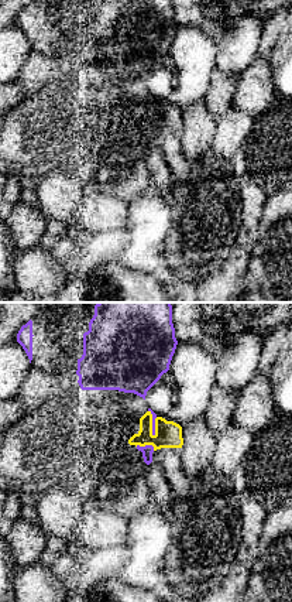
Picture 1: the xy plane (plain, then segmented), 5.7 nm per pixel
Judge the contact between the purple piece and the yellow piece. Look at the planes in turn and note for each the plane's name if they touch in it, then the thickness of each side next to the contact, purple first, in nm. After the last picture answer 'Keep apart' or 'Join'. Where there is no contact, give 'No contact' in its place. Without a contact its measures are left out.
Touches purple in xy. Thickness 70 nm (purple) against 160 nm

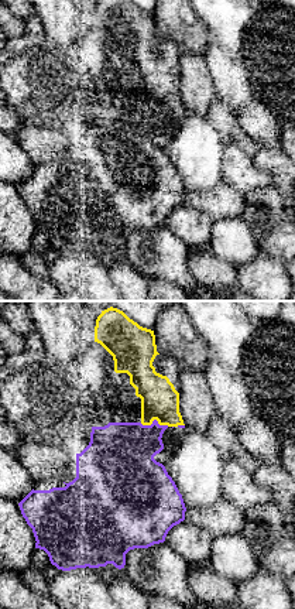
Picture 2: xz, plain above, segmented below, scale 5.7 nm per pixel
Touches purple in xz. Thickness 340 nm (purple) against 220 nm

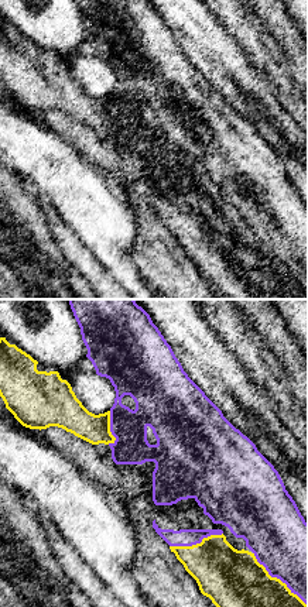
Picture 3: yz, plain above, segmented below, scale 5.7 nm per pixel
Touches purple in yz. Thickness 380 nm (purple) against 400 nm

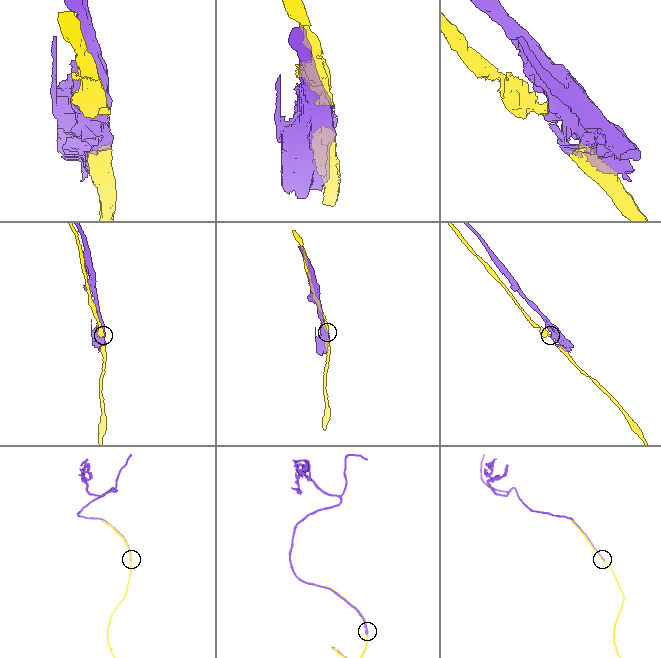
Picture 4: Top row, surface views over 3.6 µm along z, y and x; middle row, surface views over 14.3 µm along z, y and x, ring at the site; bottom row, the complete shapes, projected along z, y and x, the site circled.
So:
Keep apart

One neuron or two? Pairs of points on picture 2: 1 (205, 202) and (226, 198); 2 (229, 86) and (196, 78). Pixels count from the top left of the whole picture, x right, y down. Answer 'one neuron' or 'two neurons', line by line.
1: one neuron
2: two neurons

